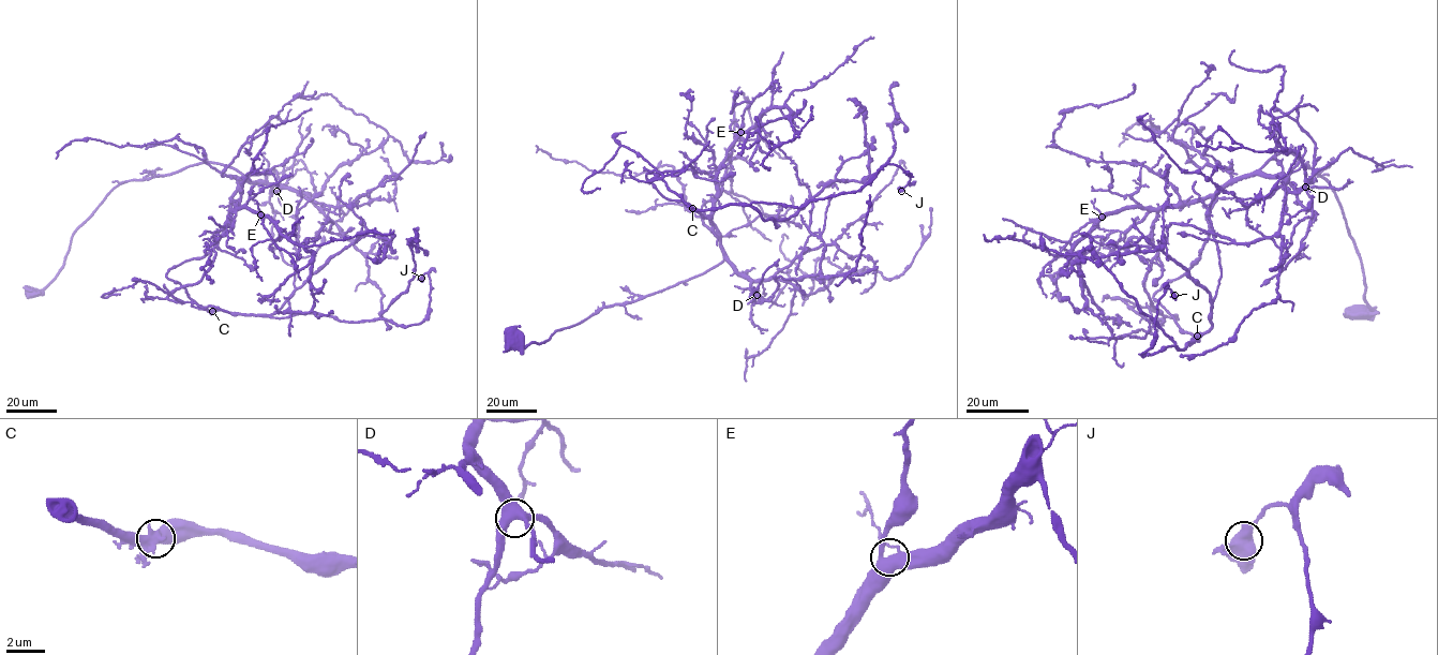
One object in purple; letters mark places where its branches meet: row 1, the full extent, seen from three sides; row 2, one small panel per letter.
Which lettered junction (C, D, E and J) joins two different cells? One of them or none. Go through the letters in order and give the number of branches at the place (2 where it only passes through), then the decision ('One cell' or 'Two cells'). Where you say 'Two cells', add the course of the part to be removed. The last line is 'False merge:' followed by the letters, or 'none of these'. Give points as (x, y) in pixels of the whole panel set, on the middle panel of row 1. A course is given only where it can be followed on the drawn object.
C: Branches: 4. One cell
D: Branches: 4. One cell
E: Branches: 4. One cell
J: Branches: 4. One cell
False merge: none of these

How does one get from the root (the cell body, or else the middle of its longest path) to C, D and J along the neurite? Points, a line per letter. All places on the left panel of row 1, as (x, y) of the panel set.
C: (30, 292), (118, 184), (214, 162), (243, 176), (229, 224), (166, 273), (212, 311)
D: (30, 292), (42, 289), (55, 277), (74, 232), (123, 182), (214, 162), (276, 191)
J: (30, 292), (118, 184), (205, 162), (243, 179), (219, 242), (166, 273), (200, 307), (410, 326), (421, 278)

